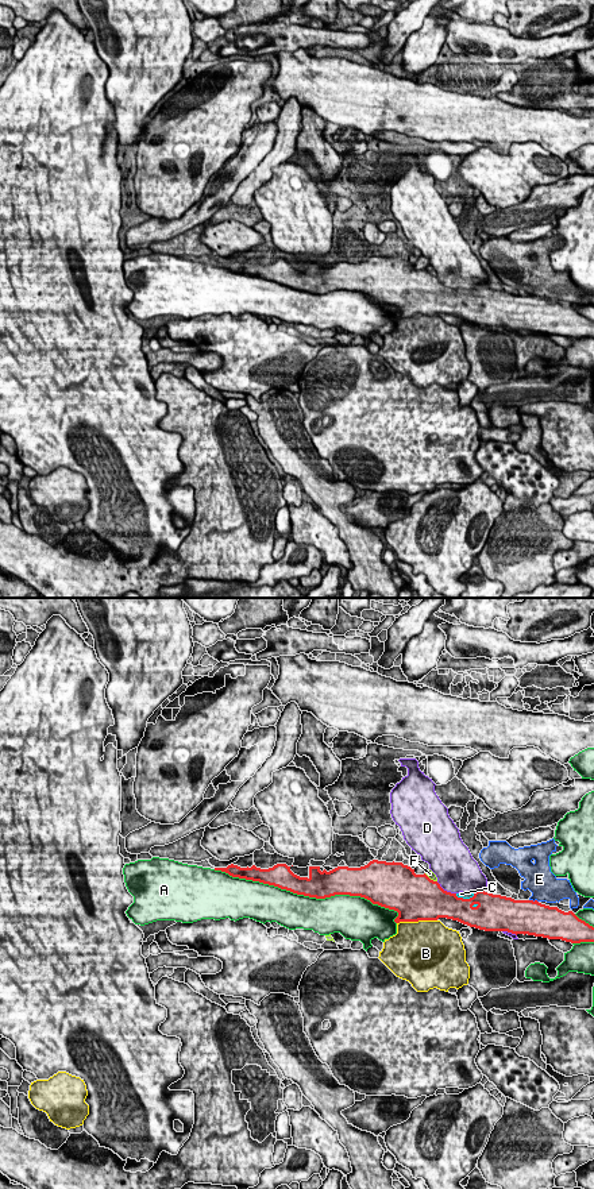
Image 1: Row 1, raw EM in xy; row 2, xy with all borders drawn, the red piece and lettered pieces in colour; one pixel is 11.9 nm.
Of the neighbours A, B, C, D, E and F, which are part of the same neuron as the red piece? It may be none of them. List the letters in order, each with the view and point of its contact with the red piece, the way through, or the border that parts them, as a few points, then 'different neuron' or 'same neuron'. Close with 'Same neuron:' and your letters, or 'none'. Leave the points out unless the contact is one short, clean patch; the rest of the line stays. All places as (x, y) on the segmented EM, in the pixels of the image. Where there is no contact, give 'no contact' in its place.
A: meets red in xy at (307, 895); different neuron
B: meets red in xy at (416, 921); different neuron
C: meets red in xy at (465, 899); same neuron
D: meets red in xy at (446, 891); different neuron
E: meets red in xy at (532, 900); different neuron
F: meets red in xy at (429, 879); border along xy (424, 873), (436, 881); different neuron
Same neuron: C

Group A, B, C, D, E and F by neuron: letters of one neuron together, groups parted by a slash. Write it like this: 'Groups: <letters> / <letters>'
Groups: A / B / C / D / E / F

